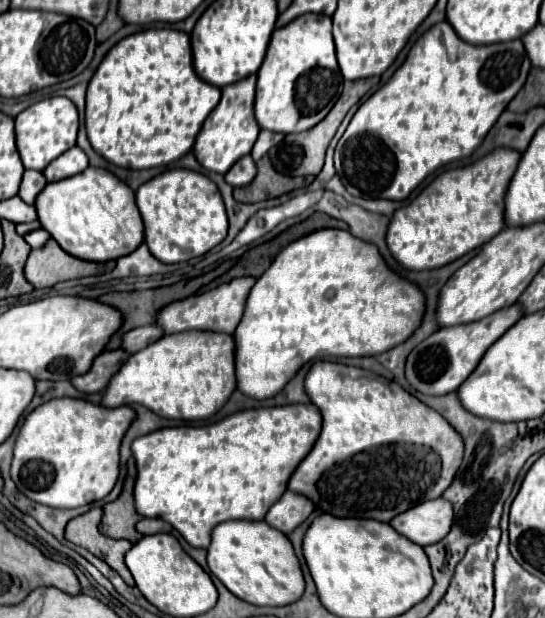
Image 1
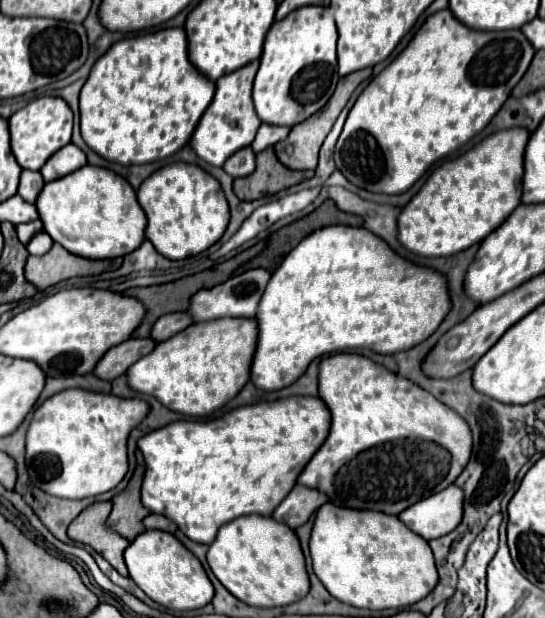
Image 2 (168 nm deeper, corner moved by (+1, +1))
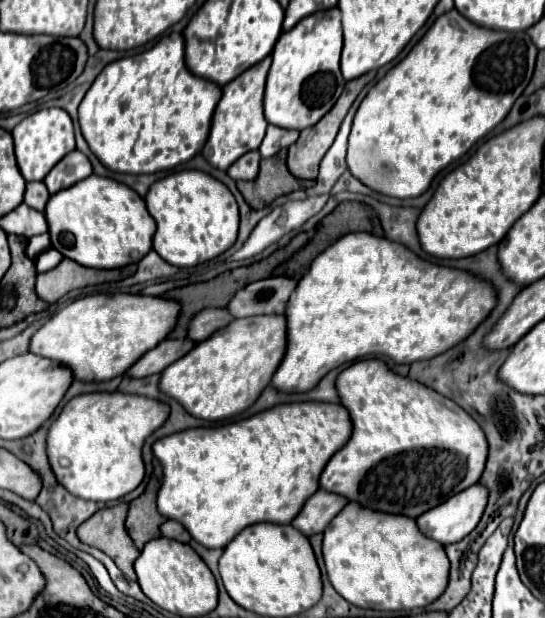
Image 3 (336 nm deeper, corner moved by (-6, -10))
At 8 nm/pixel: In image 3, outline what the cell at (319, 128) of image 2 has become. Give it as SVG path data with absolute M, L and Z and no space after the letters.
M369 72L365 76L359 76L351 82L347 82L345 90L343 90L343 96L339 96L339 100L335 102L335 108L331 108L331 112L327 112L327 116L323 116L323 120L319 120L319 124L307 128L301 132L299 140L289 148L289 154L287 154L287 166L289 166L289 172L295 176L295 178L303 178L303 180L315 180L317 178L317 170L319 170L319 162L323 160L323 156L327 154L327 150L331 148L337 132L339 132L339 126L347 114L347 110L351 108L351 104L355 102L355 98L359 96L359 92L375 78L375 72Z

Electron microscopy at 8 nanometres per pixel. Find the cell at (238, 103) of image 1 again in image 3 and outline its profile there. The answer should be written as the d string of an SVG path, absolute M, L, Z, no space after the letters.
M271 58L243 72L239 80L231 80L231 84L223 86L223 96L213 114L211 134L203 148L203 158L211 166L219 170L227 170L237 158L261 146L265 130L267 130L267 120L263 116L263 90L265 90L265 78L267 78L269 66L271 66Z

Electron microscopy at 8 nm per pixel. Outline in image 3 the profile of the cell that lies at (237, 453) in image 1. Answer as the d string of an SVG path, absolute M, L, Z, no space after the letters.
M293 402L293 404L279 404L269 410L263 410L251 418L237 420L233 424L223 424L223 426L213 426L213 428L189 428L165 438L159 438L153 444L153 456L161 462L163 466L163 482L157 492L157 510L165 516L171 518L179 524L185 526L185 530L191 534L193 540L203 544L205 548L225 548L243 528L255 524L255 522L273 522L273 524L289 524L297 514L299 508L305 504L307 496L319 490L319 474L329 462L329 458L339 450L351 436L351 422L349 414L341 404L327 404L327 402Z

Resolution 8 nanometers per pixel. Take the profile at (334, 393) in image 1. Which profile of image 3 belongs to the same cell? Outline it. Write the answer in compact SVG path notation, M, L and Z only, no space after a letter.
M377 358L361 360L345 368L337 376L337 392L341 406L345 406L351 416L353 434L349 442L327 462L319 488L345 496L349 502L357 502L363 508L417 518L461 490L477 484L487 460L487 440L479 424L455 406L453 400L439 396L435 390L415 380L393 374Z

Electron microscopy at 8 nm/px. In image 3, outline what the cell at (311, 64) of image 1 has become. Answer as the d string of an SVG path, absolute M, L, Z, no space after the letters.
M337 8L331 12L315 12L315 16L307 16L295 28L283 32L271 52L273 64L263 100L265 120L287 130L305 130L317 124L333 108L345 88L339 70L342 48L341 12Z

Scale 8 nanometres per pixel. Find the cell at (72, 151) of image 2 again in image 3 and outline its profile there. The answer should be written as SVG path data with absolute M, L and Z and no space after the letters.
M79 150L71 152L71 156L65 156L57 166L55 166L55 172L51 172L51 176L47 176L47 180L43 180L49 188L51 194L63 190L63 188L69 188L77 182L81 182L83 178L91 176L93 170L91 170L91 162L87 160L85 154L81 154Z

